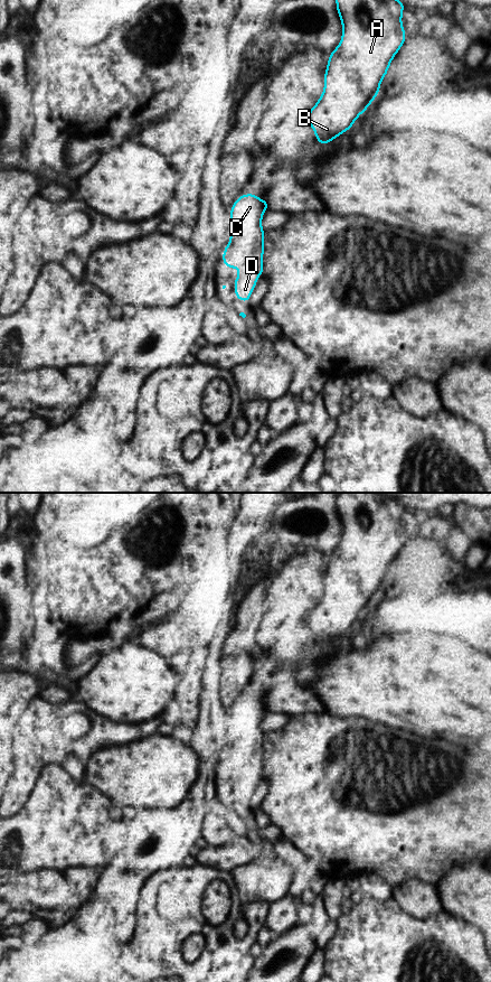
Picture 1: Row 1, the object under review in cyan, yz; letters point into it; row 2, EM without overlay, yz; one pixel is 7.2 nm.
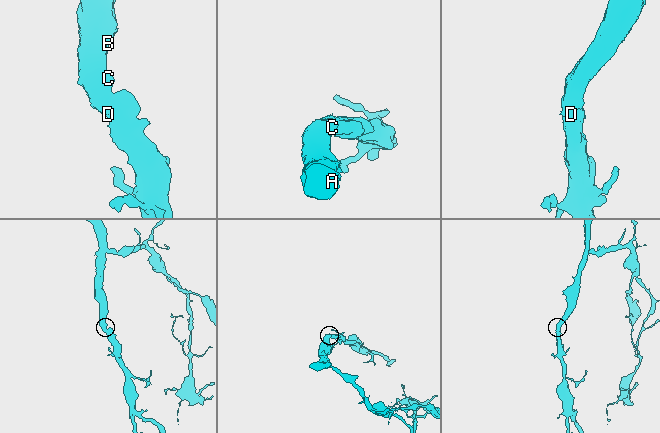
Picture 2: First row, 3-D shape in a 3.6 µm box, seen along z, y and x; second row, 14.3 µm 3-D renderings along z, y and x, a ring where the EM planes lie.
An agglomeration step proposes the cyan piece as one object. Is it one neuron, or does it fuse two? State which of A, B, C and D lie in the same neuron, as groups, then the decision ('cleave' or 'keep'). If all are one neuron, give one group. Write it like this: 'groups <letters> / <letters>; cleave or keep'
groups A B C D; keep

